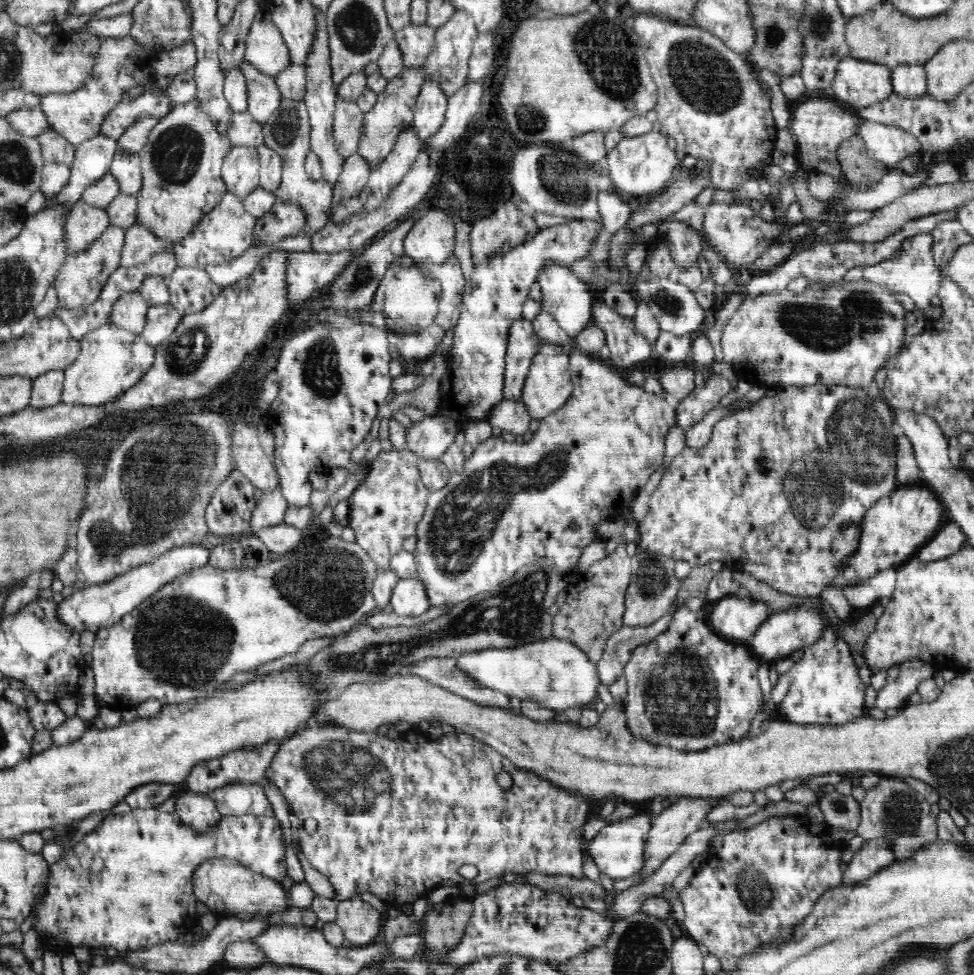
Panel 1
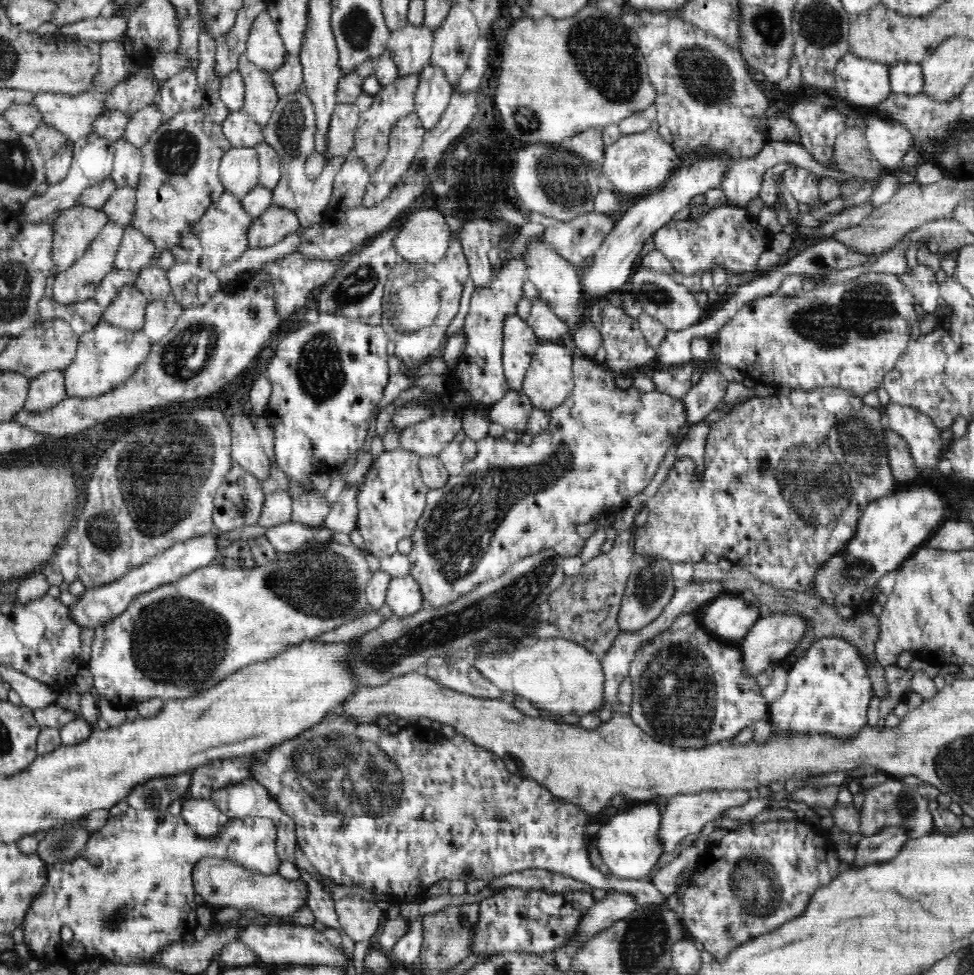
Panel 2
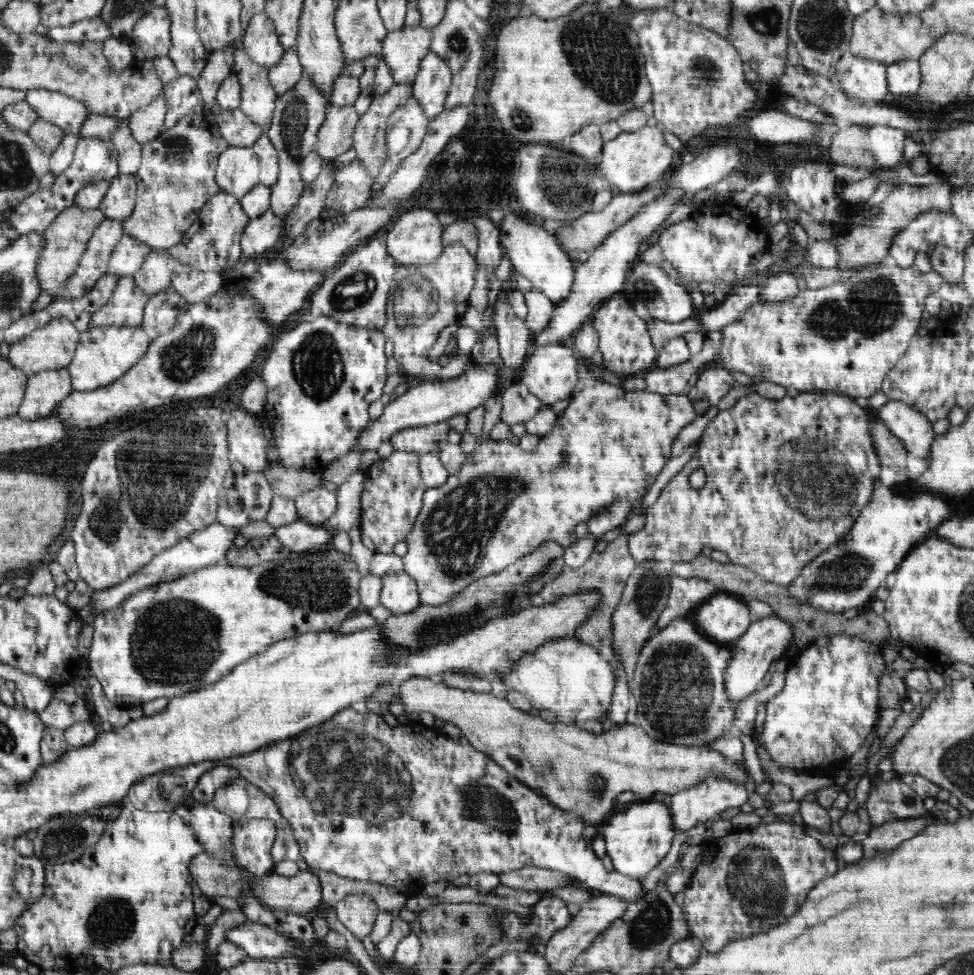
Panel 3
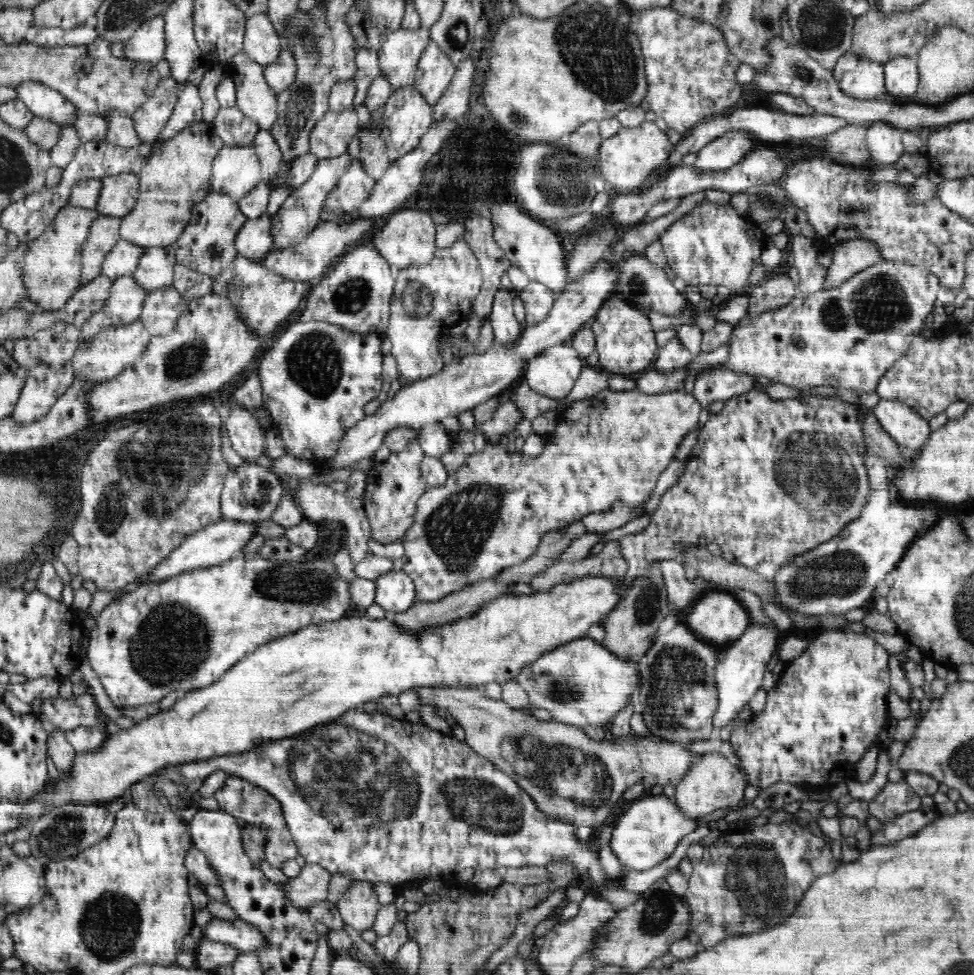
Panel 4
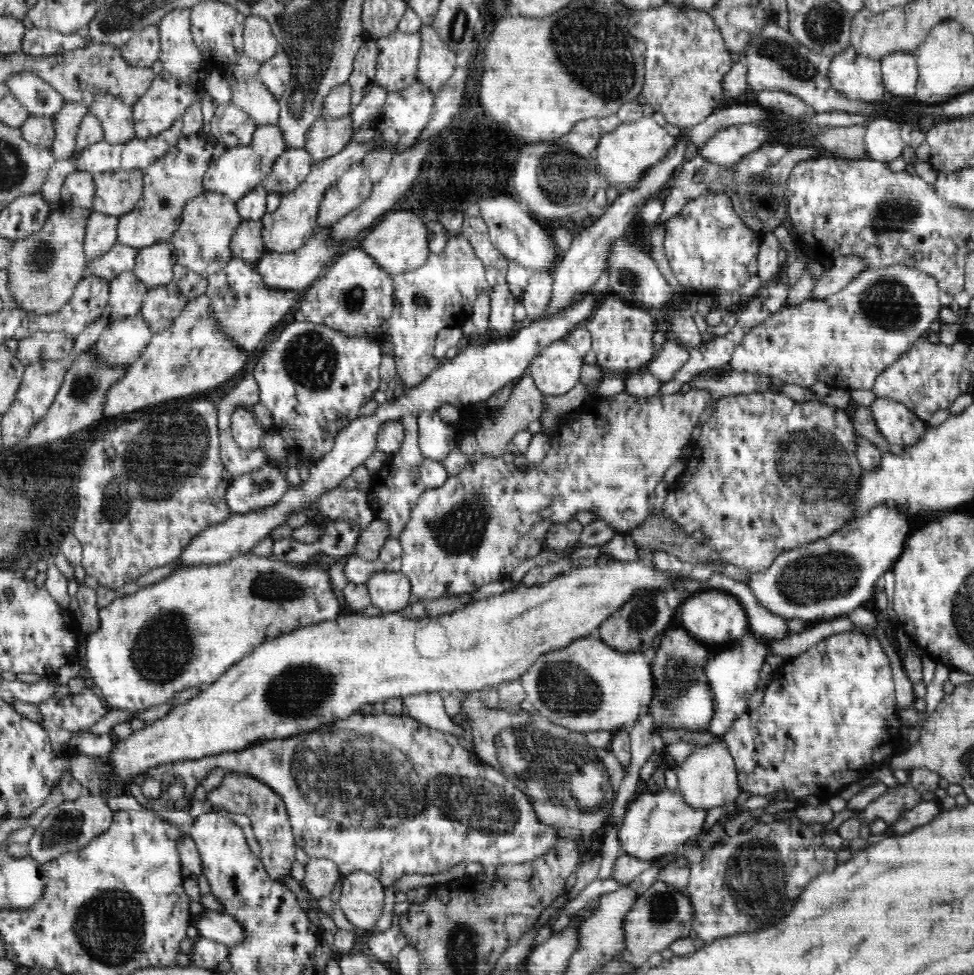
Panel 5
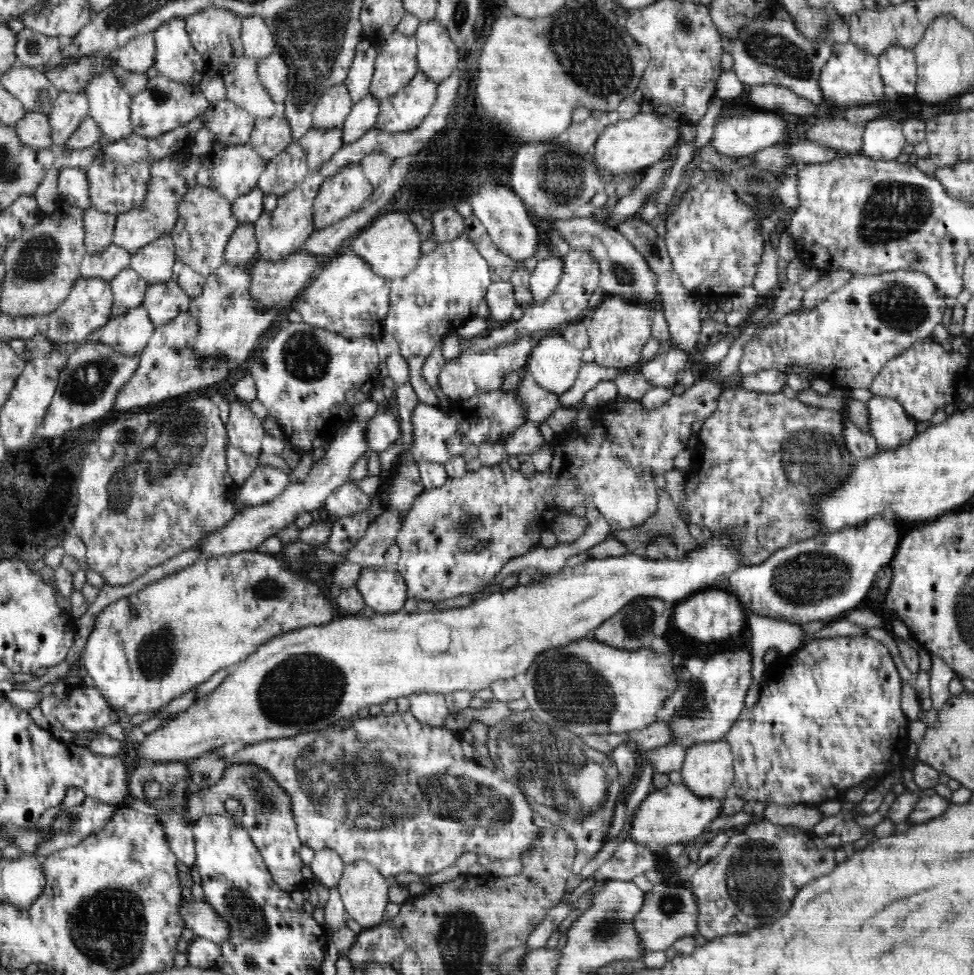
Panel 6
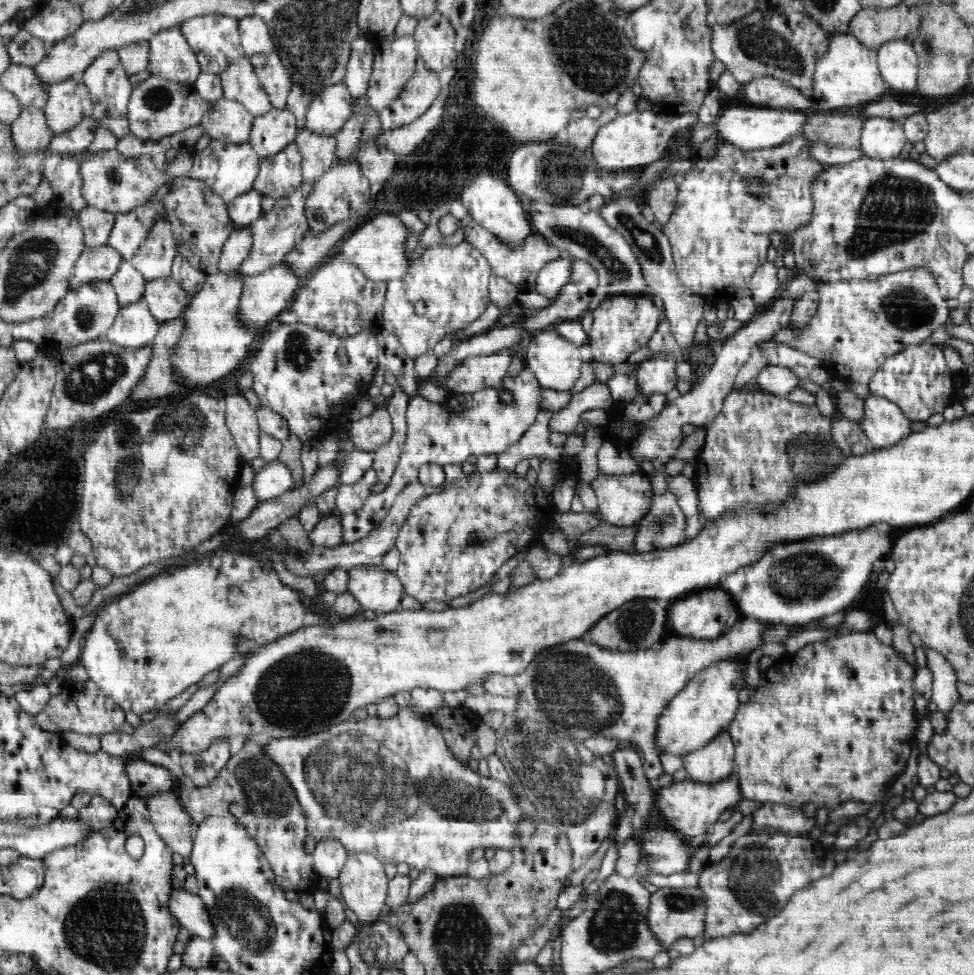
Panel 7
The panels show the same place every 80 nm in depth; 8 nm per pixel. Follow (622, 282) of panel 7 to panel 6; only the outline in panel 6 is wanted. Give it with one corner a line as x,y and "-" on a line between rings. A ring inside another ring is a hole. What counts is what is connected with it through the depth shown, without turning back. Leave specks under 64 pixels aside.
603,216
600,220
596,218
570,218
570,220
554,220
554,224
550,224
550,232
556,236
564,236
568,242
570,249
582,249
582,252
592,253
592,257
598,261
600,265
600,283
599,286
603,289
606,298
611,295
618,295
627,297
628,300
656,300
658,294
657,288
657,275
650,269
648,262
644,260
644,256
634,248
634,245
620,233
603,223

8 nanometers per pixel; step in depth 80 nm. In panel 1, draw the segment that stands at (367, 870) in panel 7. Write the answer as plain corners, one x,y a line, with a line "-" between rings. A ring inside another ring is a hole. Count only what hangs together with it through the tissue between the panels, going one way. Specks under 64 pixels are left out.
360,897
337,903
335,923
342,929
345,940
351,946
368,946
382,926
381,913

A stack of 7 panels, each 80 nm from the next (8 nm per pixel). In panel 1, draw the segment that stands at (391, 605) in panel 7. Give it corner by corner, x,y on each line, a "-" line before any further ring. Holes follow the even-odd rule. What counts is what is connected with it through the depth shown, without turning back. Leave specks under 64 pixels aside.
418,578
399,579
392,590
391,604
397,616
421,616
432,608
424,583

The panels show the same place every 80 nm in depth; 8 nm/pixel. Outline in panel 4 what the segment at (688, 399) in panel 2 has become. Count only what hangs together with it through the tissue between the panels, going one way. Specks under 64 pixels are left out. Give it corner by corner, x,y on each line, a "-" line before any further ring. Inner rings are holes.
723,367
704,370
696,375
691,393
700,406
706,408
712,402
726,401
731,396
754,390
753,380
759,383
760,380
765,382
759,377
748,376

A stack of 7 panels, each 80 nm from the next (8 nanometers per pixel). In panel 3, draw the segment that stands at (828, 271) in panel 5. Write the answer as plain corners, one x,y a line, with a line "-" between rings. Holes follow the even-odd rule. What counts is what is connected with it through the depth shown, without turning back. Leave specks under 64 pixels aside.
948,181
926,185
898,186
880,204
880,212
874,222
830,238
829,241
836,245
837,270
841,270
841,272
842,270
853,270
856,272
861,266
886,263
889,261
888,250
890,250
892,238
896,236
896,232
900,232
908,222
912,222
922,212
928,212
928,210
951,212
951,198
954,193
955,187

